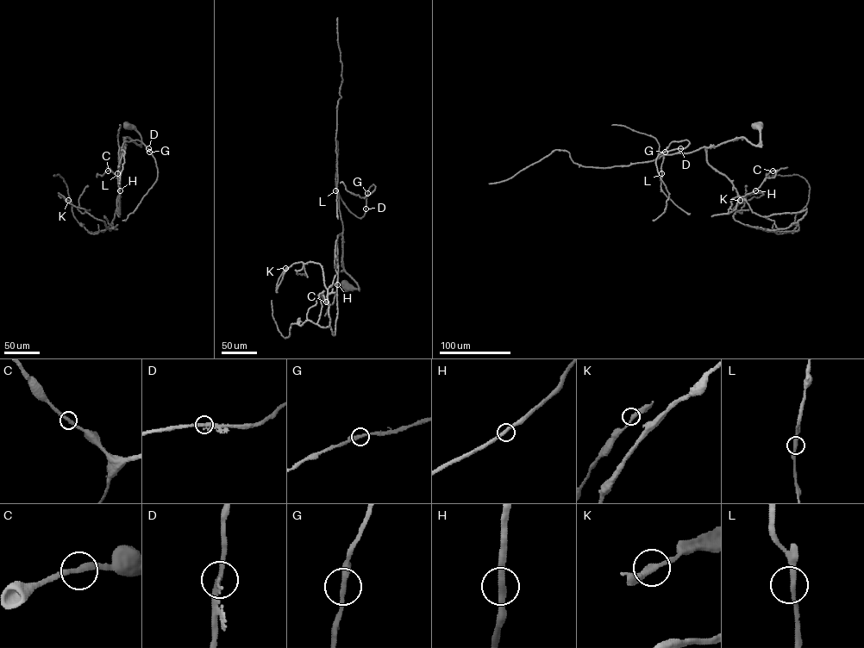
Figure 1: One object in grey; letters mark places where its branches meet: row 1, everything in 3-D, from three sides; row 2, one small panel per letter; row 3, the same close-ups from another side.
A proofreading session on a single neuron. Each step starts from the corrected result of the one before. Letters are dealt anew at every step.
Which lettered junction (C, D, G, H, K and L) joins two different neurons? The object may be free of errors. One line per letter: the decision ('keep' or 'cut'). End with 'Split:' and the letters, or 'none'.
C: keep
D: keep
G: keep
H: keep
K: keep
L: keep
Split: none

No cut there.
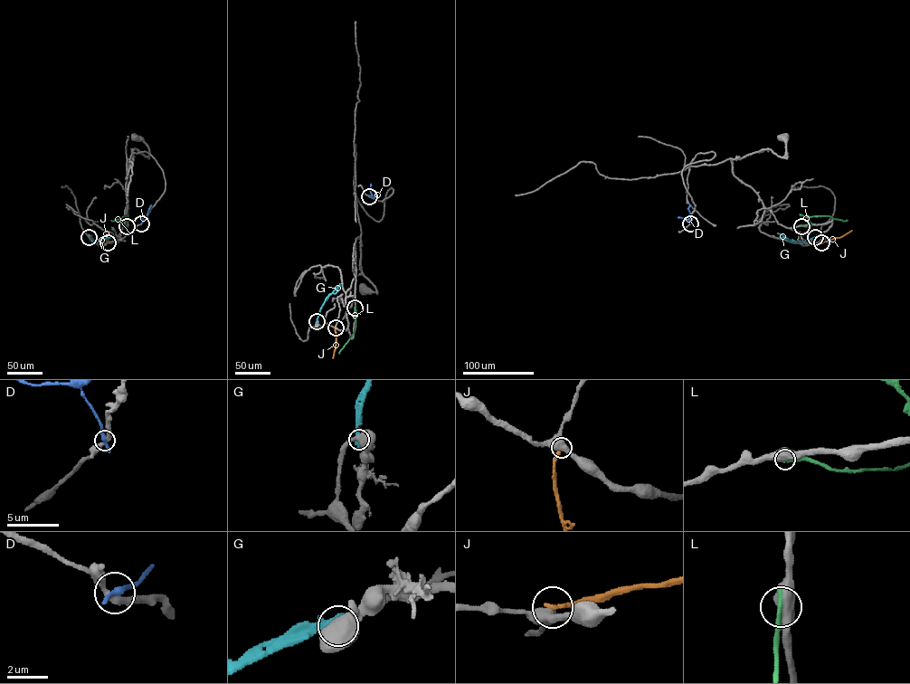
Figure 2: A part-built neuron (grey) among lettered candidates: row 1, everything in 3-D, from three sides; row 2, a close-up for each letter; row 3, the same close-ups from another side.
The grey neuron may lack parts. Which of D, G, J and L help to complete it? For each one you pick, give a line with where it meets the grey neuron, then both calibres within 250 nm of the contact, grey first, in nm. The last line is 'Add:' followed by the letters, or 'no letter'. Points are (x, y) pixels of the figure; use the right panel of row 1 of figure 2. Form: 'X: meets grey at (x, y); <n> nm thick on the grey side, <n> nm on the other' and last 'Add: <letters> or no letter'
Add: no letter

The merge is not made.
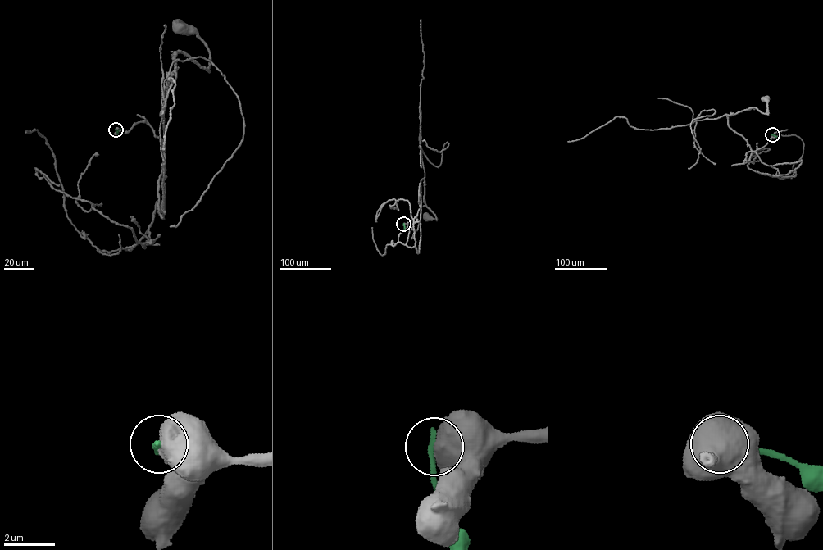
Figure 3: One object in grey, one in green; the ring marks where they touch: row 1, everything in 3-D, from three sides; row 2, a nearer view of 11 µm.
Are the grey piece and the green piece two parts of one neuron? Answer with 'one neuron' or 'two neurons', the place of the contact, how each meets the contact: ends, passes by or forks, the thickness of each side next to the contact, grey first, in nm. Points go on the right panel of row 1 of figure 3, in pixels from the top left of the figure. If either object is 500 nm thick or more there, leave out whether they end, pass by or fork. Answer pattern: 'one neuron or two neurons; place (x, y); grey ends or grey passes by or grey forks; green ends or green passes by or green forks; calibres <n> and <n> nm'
two neurons; place (772, 134); calibres 800 and 240 nm

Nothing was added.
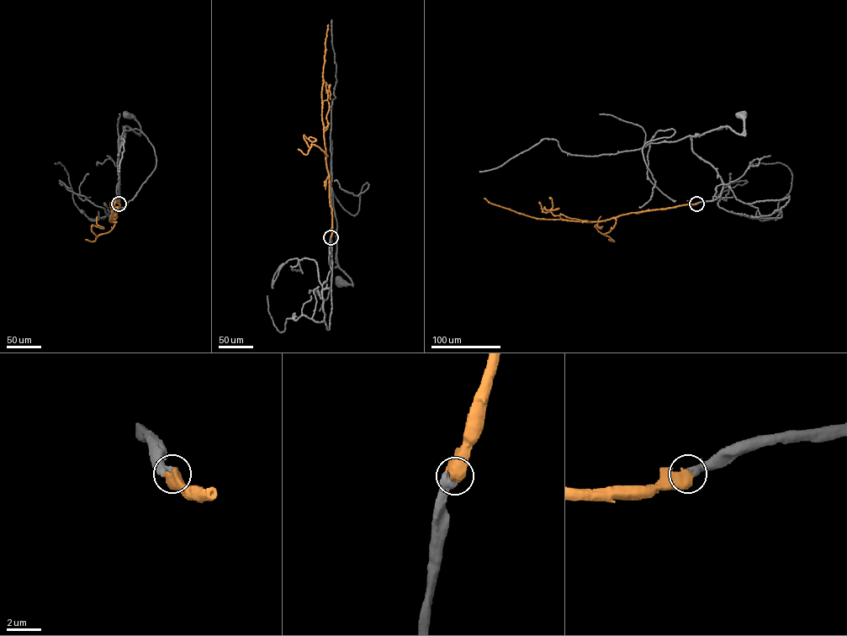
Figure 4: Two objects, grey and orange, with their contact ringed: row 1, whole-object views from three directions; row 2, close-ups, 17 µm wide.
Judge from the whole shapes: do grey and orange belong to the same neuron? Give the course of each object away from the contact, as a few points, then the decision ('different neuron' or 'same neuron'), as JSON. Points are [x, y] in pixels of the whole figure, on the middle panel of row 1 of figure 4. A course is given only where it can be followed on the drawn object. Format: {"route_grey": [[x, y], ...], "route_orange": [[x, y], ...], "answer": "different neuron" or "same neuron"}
{"route_grey": [[330, 237], [329, 263], [331, 261], [331, 233], [335, 231], [338, 266], [352, 284], [340, 280]], "route_orange": [[330, 237], [332, 211], [321, 112], [328, 24]], "answer": "same neuron"}

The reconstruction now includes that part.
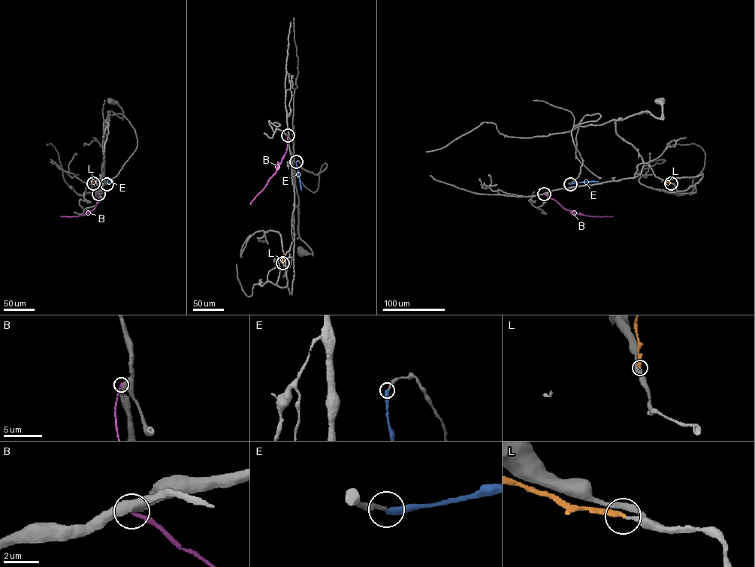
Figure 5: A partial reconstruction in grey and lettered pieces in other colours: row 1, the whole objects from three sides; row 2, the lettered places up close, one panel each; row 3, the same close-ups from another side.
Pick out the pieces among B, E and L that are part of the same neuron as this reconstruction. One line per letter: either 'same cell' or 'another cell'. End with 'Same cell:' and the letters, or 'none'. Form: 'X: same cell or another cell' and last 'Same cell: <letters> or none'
B: another cell
E: same cell
L: another cell
Same cell: E

